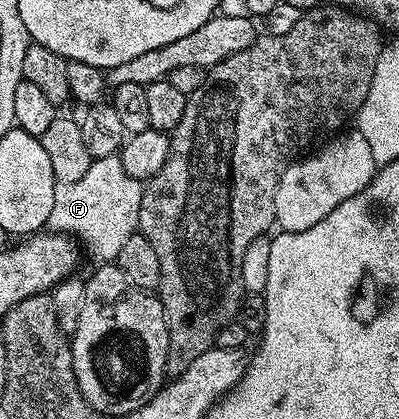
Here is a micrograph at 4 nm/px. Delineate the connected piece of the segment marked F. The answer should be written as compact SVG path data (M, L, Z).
M121 154L95 159L80 181L55 182L52 213L48 213L46 227L51 232L80 241L85 252L87 249L95 259L95 264L113 264L124 241L138 231L142 188L143 184L124 169Z

